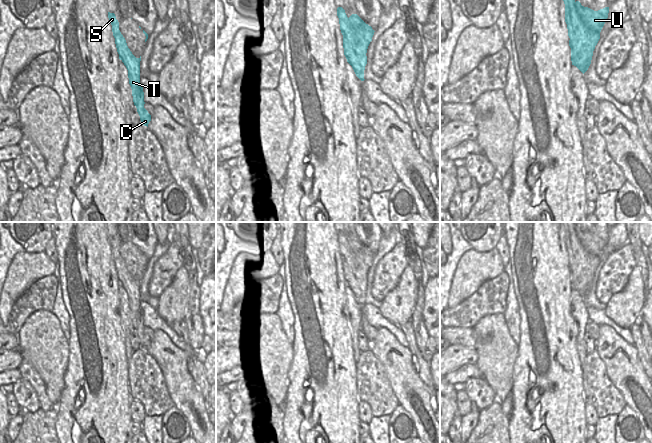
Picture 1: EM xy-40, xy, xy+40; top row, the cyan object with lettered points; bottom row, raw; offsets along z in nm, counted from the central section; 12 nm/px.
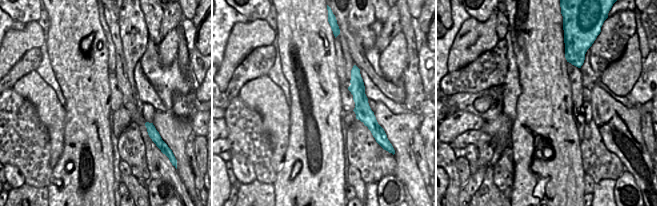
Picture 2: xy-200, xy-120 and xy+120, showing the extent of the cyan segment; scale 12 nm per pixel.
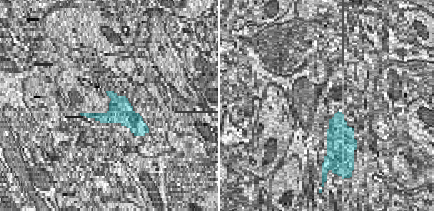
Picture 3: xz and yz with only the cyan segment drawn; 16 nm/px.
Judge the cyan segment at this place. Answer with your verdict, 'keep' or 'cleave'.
cleave

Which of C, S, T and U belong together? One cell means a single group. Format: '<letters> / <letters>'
C S T / U

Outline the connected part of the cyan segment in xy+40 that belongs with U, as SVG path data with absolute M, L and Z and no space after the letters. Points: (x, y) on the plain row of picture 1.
M576 225L576 232L581 240L581 244L593 255L588 269L582 269L578 265L569 264L572 289L576 290L584 298L591 288L593 275L600 263L600 256L608 242L609 231L594 235Z

